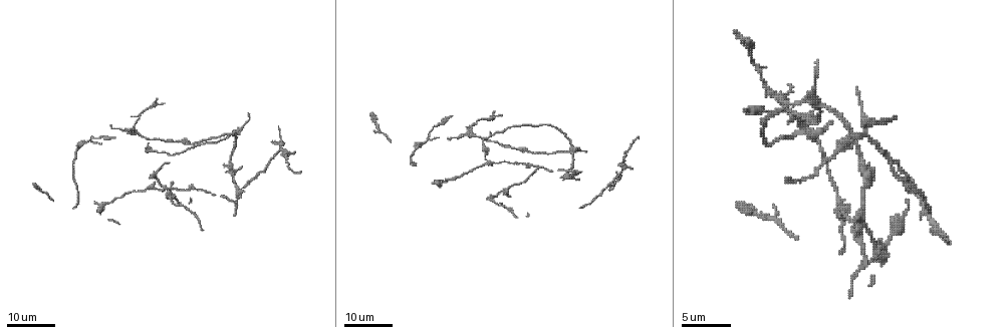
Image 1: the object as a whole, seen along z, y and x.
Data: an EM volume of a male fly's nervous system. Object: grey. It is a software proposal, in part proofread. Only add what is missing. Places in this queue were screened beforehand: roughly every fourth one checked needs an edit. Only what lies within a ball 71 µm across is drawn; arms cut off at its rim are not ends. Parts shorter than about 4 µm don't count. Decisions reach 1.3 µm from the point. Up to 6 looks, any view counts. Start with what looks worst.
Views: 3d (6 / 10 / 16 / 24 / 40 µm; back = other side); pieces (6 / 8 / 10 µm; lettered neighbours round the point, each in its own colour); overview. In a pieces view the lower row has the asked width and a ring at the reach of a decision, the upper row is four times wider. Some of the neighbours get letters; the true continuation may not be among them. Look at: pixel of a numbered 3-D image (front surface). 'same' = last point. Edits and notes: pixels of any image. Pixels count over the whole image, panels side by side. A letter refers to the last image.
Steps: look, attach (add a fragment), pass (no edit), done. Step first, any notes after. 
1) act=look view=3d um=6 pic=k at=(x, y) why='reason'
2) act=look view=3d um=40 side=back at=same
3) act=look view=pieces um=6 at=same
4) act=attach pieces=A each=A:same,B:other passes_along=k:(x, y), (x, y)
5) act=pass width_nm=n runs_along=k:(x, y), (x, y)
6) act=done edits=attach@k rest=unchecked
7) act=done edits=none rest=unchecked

act=look view=3d um=24 pic=1 at=(817, 60) why='branch stops here'

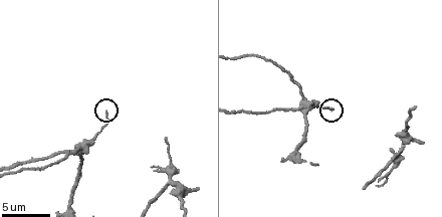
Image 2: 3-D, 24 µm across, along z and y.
act=look view=3d um=10 pic=2 at=(105, 111)

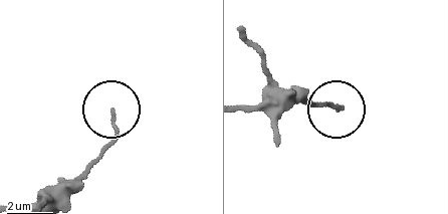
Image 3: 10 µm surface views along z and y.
act=look view=pieces um=8 pic=3 at=(110, 112) why='see the neighbours'

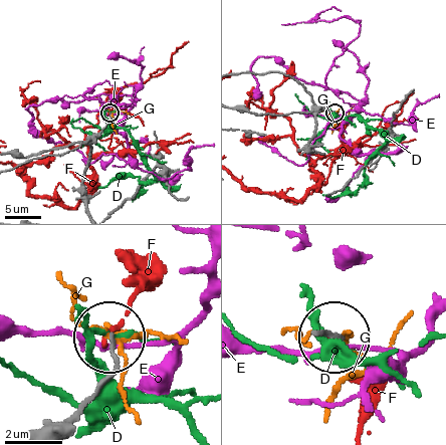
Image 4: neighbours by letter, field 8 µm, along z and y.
act=pass each=D:other,E:other,F:other,G:other found='no lettered fragment goes on from it'

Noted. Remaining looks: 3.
act=look view=3d um=24 pic=1 at=(907, 204) why='an open end'

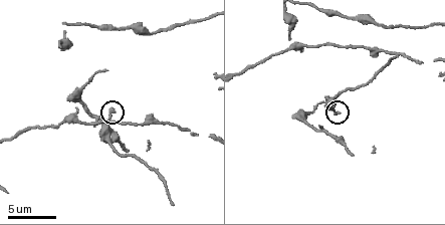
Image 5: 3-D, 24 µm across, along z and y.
act=look view=pieces um=8 pic=5 at=(111, 110) why='what lies round it'

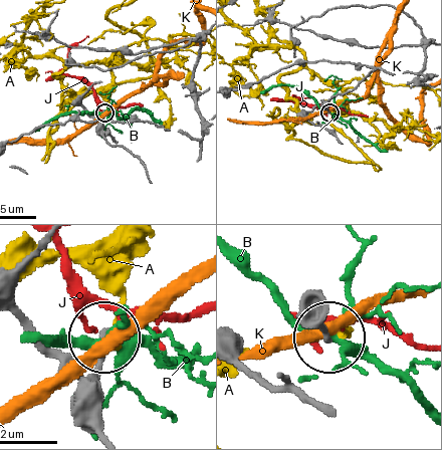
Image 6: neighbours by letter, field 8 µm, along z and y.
act=pass width_nm=240 each=A:other,B:other,J:other,K:other found='no lettered fragment goes on from it'

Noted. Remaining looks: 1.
act=done edits=none rest=unchecked

